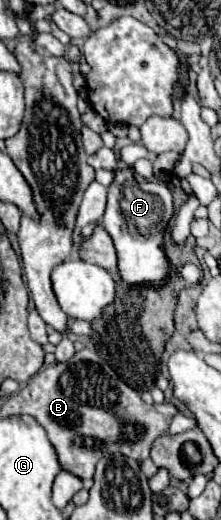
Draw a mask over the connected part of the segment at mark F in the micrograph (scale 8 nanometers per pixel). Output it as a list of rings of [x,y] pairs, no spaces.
[[[119,169],[115,173],[113,183],[109,185],[109,197],[107,197],[107,209],[101,219],[101,227],[111,235],[117,257],[119,257],[119,275],[123,283],[133,285],[145,285],[145,287],[165,287],[165,283],[173,281],[173,277],[187,281],[187,285],[199,285],[201,281],[201,267],[197,265],[183,265],[181,269],[175,269],[171,261],[165,255],[163,247],[163,235],[167,231],[167,223],[173,217],[173,195],[169,187],[151,183],[139,175],[133,175],[133,171]]]

